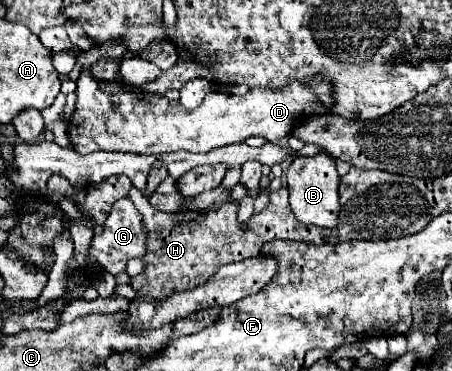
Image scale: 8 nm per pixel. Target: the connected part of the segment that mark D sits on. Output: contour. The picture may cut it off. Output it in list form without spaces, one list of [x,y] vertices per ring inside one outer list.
[[[83,71],[77,79],[77,103],[75,113],[67,121],[67,135],[77,153],[91,153],[91,151],[123,151],[123,153],[139,153],[139,155],[161,155],[171,151],[191,151],[191,153],[207,153],[215,147],[243,143],[247,137],[263,137],[271,143],[281,141],[283,137],[291,135],[291,131],[309,117],[325,115],[333,107],[333,83],[323,75],[307,77],[307,79],[289,79],[283,89],[263,89],[255,87],[249,89],[245,95],[229,95],[229,93],[207,93],[203,103],[189,111],[179,101],[169,101],[163,95],[131,91],[121,95],[107,95],[99,89],[97,81]]]

